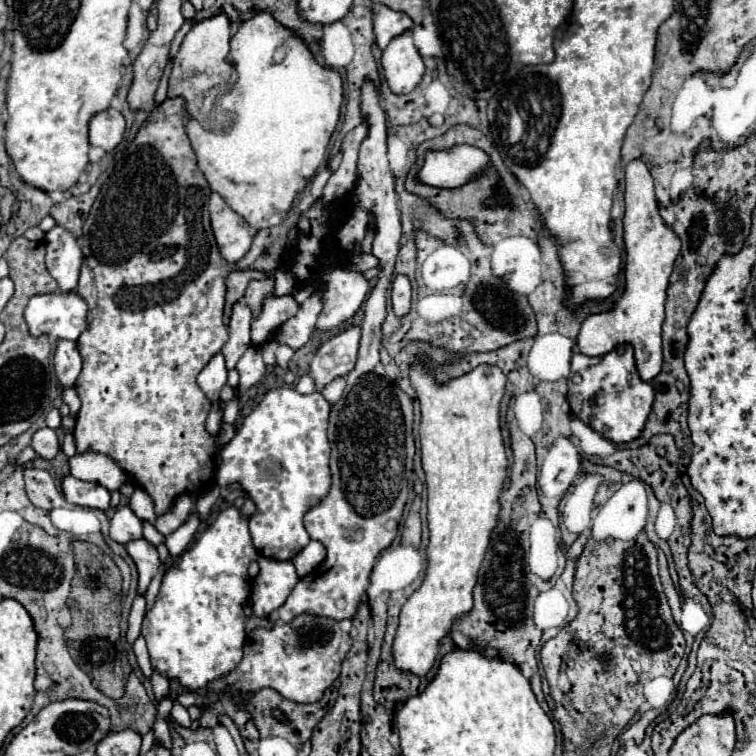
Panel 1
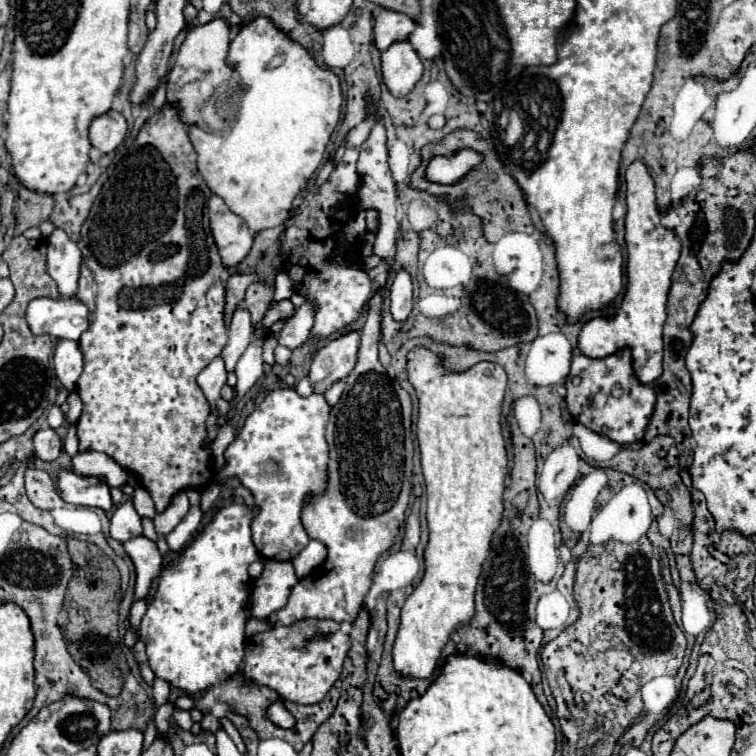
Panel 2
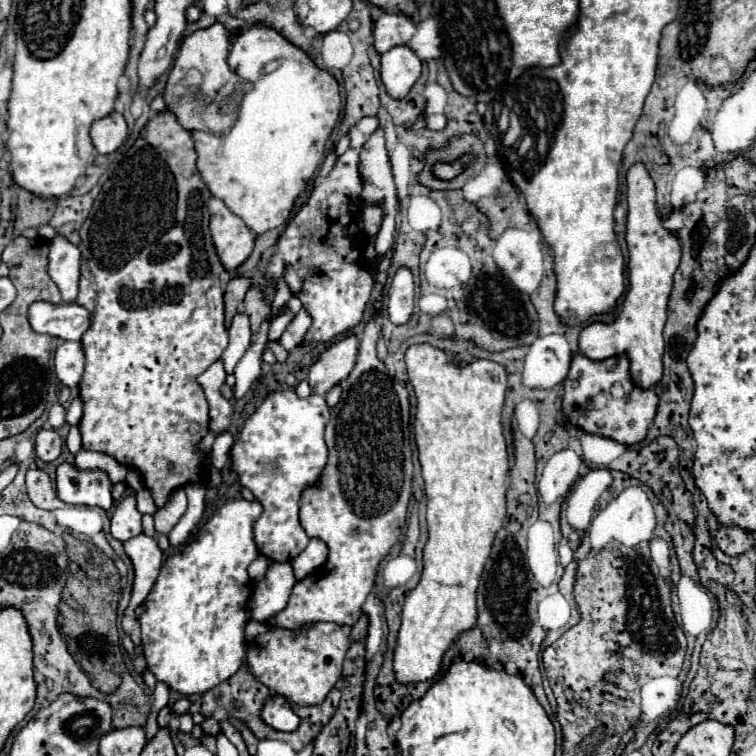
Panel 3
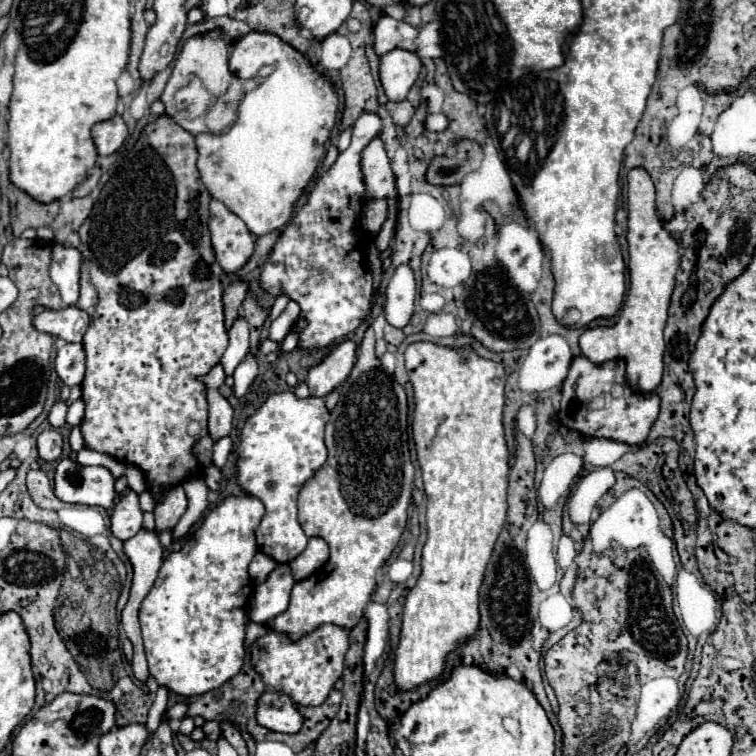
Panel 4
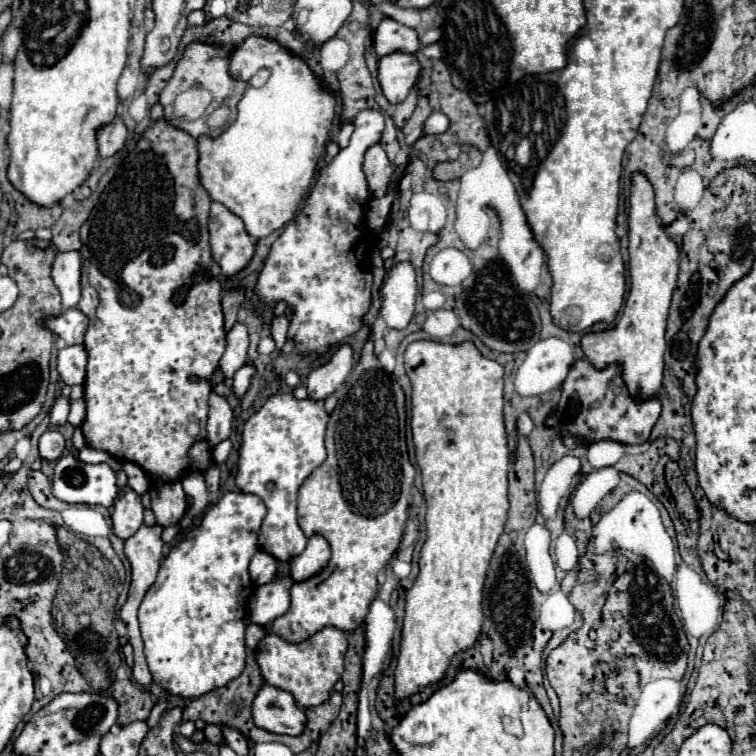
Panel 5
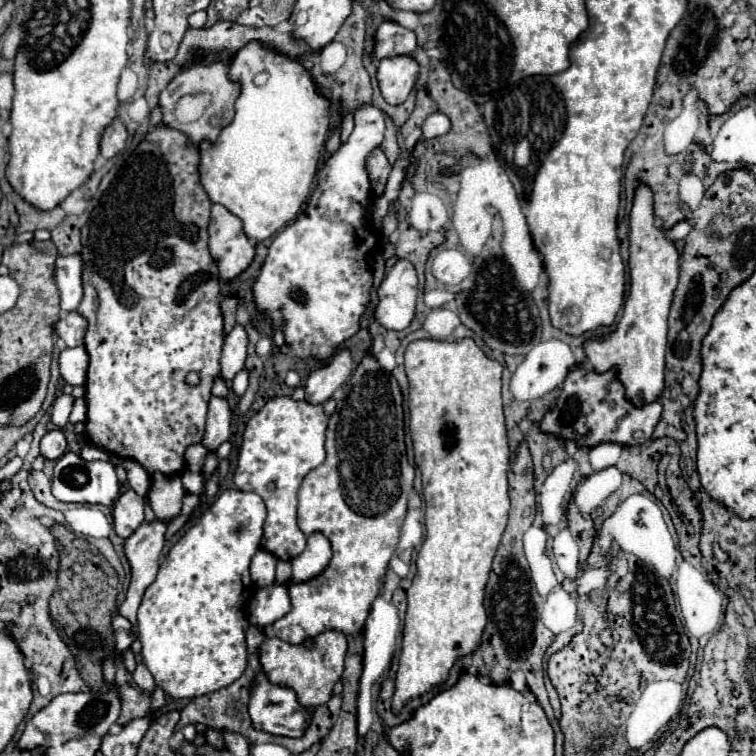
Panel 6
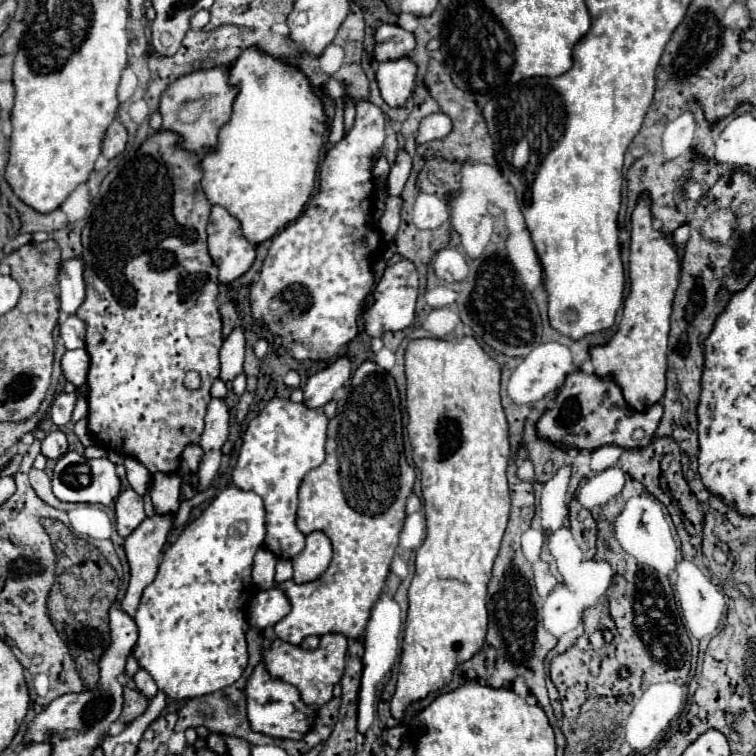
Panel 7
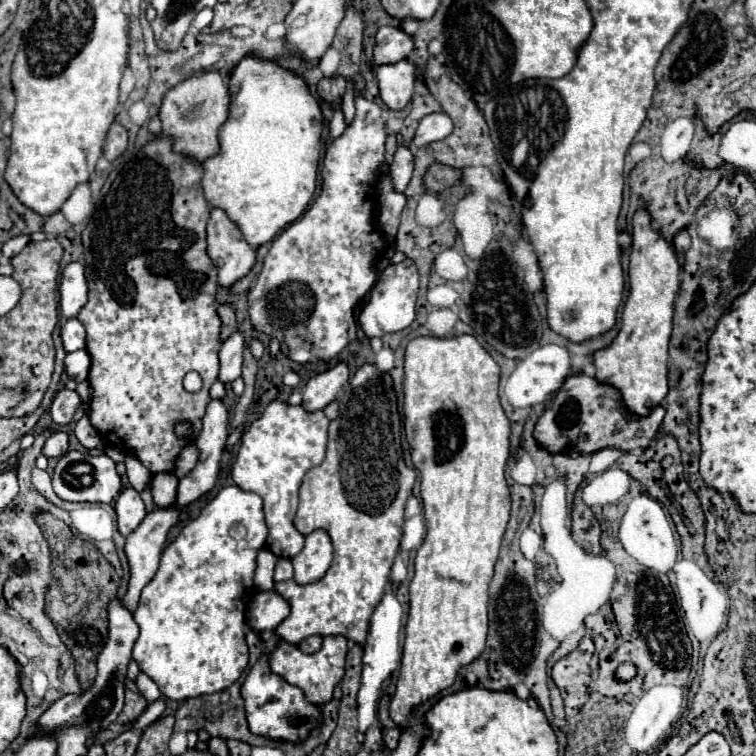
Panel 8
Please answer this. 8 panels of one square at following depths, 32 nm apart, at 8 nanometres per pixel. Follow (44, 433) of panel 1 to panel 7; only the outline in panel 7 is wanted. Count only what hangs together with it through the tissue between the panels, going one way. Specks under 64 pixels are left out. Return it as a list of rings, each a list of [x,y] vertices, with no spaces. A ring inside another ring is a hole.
[[[56,430],[56,432],[50,432],[44,440],[42,440],[42,454],[46,458],[60,458],[64,452],[66,452],[68,444],[66,444],[66,436],[64,432]]]

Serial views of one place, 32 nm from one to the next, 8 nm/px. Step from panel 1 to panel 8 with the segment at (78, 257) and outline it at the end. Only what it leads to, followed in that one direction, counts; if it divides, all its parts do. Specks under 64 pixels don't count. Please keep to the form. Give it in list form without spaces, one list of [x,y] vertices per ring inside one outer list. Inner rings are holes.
[[[70,262],[62,270],[60,278],[60,314],[64,318],[72,318],[88,300],[88,286],[84,278],[84,264]]]

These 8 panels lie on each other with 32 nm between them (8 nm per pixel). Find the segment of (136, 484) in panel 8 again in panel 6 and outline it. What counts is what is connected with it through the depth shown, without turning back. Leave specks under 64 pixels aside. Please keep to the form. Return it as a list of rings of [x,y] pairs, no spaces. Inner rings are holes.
[[[124,460],[122,462],[126,474],[128,474],[128,484],[130,488],[138,494],[138,496],[146,496],[148,490],[150,490],[150,484],[152,484],[152,478],[150,474],[134,460]]]

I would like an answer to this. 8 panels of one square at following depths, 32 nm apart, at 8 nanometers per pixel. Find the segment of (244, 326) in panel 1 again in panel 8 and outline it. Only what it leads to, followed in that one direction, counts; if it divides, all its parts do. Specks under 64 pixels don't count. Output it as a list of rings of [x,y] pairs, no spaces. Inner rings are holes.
[[[236,330],[228,340],[222,342],[218,380],[222,380],[224,384],[234,382],[242,374],[242,352],[244,352],[244,336]]]

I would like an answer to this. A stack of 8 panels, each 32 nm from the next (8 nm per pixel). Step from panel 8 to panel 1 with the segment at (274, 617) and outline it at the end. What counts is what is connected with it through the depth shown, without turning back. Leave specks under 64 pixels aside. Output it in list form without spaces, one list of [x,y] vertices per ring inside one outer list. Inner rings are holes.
[[[260,556],[258,564],[260,570],[252,586],[252,610],[256,616],[268,616],[284,604],[300,578],[290,560],[280,562]]]

